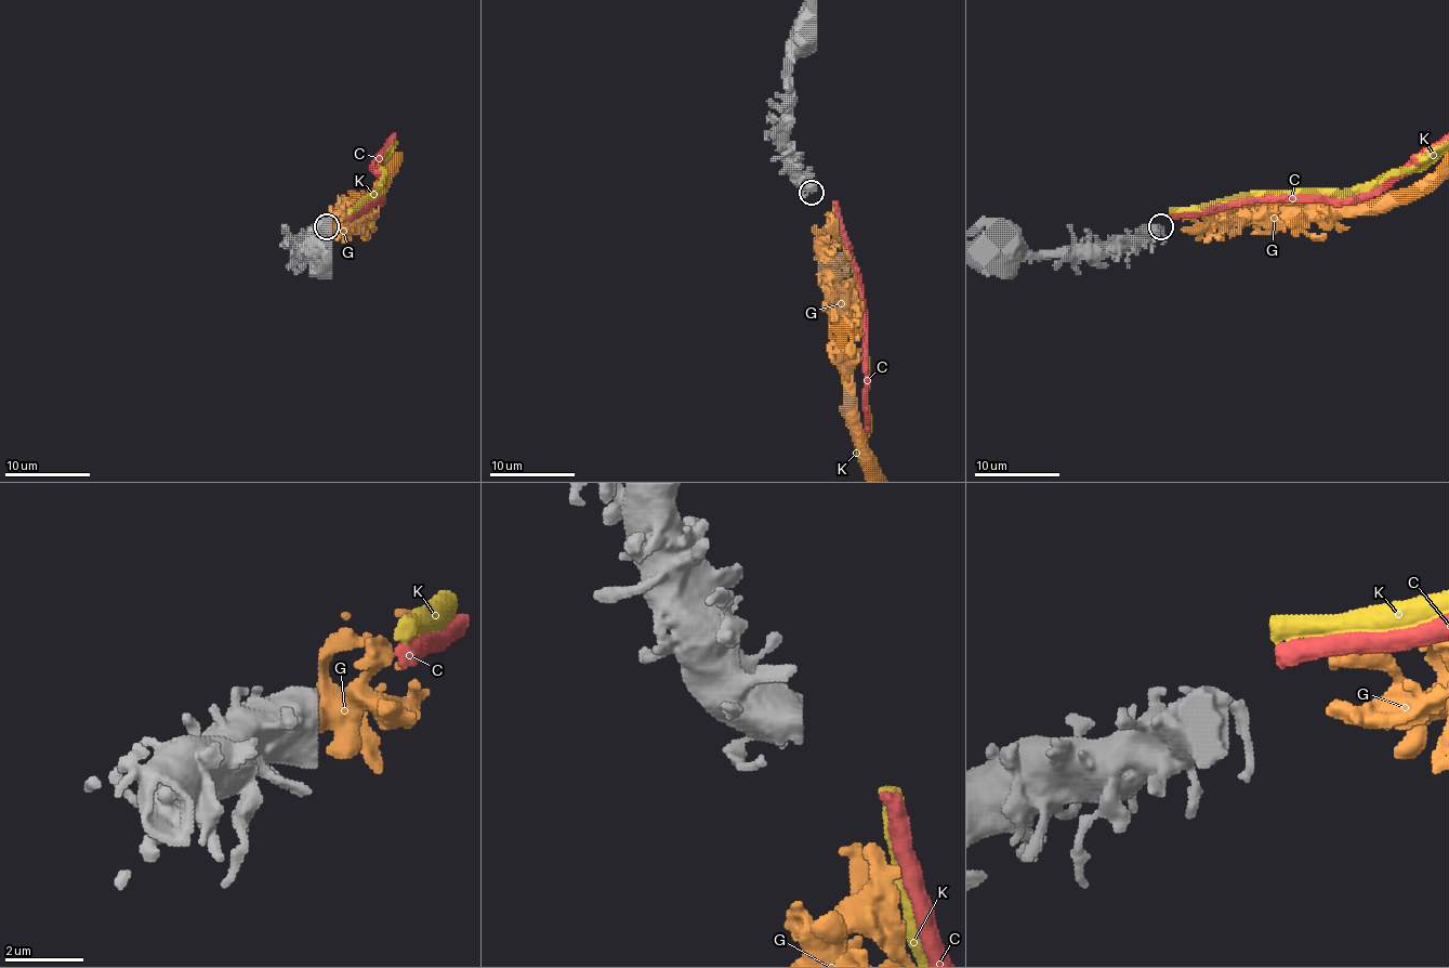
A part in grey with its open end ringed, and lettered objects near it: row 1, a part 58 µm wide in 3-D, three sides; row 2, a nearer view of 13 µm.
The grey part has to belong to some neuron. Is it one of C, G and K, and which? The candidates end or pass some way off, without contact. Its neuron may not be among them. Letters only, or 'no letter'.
G

